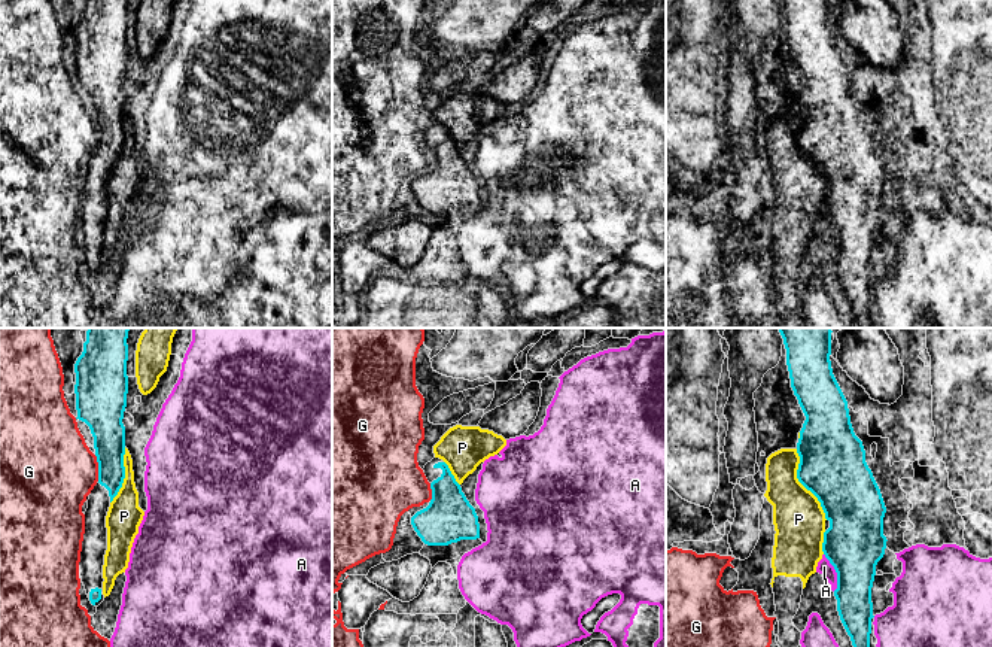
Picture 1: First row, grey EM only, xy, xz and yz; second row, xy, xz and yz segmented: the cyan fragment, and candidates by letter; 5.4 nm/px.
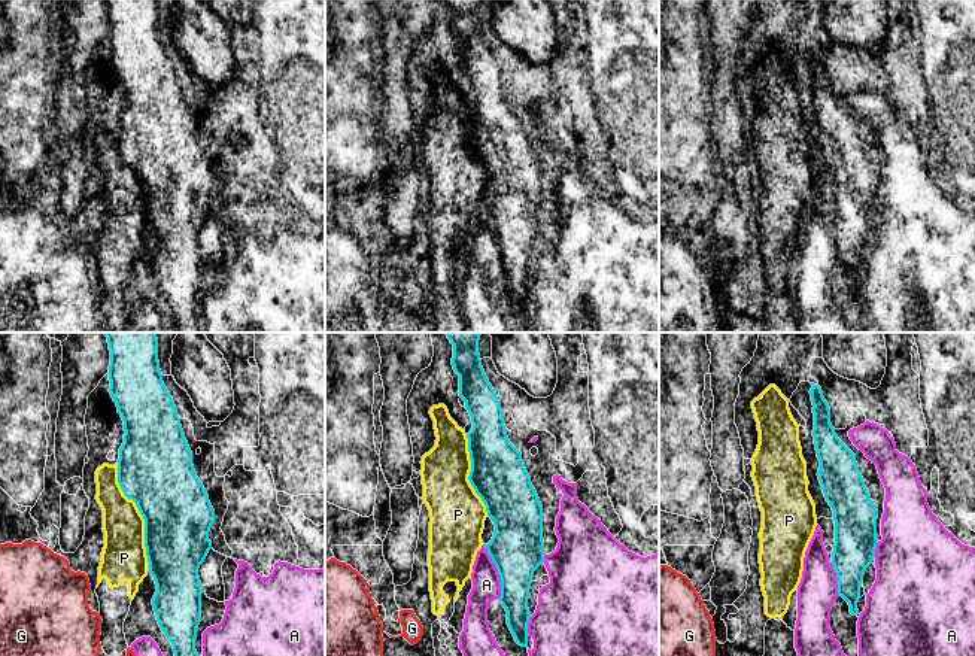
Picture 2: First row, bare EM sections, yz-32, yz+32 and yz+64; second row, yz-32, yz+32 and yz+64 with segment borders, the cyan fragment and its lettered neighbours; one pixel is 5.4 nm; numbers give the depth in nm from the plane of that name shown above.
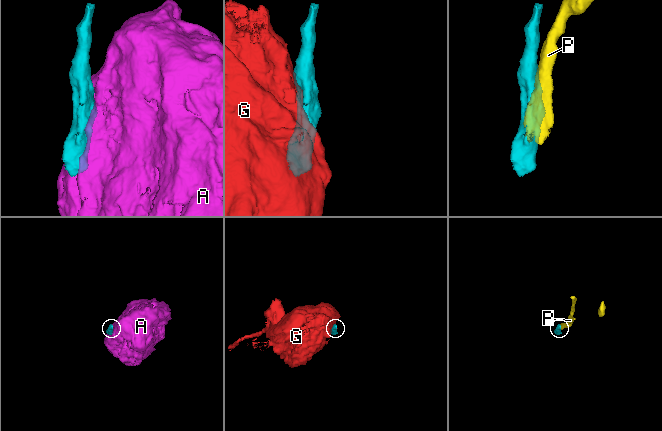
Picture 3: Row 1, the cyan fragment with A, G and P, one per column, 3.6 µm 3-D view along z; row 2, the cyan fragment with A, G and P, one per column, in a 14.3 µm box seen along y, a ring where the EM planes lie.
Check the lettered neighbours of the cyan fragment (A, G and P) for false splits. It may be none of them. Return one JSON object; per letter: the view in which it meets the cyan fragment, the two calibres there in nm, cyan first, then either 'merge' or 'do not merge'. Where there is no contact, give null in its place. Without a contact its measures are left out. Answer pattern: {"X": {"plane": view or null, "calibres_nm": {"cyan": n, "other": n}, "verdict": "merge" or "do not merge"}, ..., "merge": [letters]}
{"A": {"plane": "yz", "calibres_nm": {"cyan": 320, "other": 80}, "verdict": "do not merge"}, "G": {"plane": "xy", "calibres_nm": {"cyan": 180, "other": 460}, "verdict": "do not merge"}, "P": {"plane": "yz", "calibres_nm": {"cyan": 360, "other": 280}, "verdict": "do not merge"}, "merge": []}

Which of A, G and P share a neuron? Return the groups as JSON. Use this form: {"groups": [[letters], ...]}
{"groups": [["A"], ["G"], ["P"]]}

